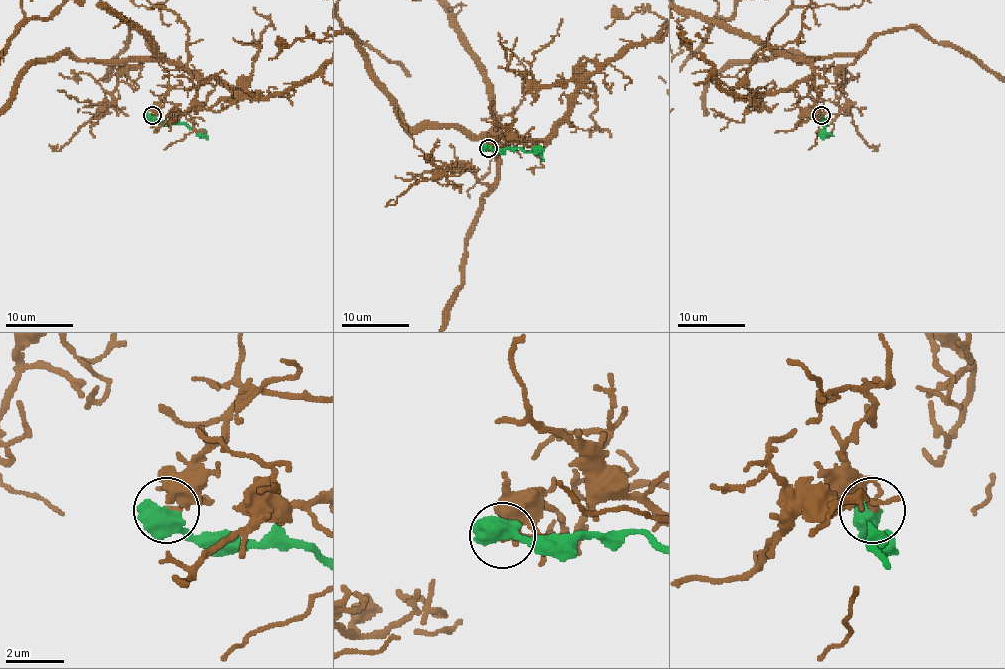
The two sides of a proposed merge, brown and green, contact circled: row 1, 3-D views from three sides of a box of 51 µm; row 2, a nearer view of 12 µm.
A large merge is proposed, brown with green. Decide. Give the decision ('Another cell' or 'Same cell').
Another cell

